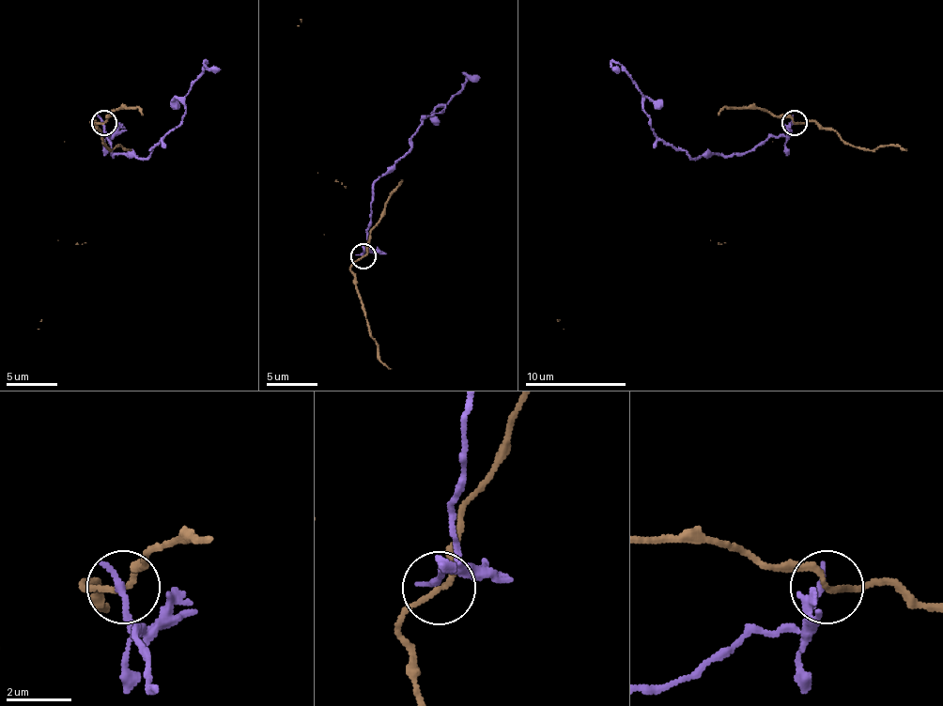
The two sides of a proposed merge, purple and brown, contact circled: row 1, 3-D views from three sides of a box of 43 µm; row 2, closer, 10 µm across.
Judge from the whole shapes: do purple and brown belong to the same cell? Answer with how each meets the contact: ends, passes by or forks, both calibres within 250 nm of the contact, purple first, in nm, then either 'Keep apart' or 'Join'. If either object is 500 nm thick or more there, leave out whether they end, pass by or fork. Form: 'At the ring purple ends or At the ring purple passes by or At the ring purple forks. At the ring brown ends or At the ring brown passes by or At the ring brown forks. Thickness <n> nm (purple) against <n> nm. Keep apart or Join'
At the ring purple ends. At the ring brown passes by. Thickness 240 nm (purple) against 150 nm. Keep apart

